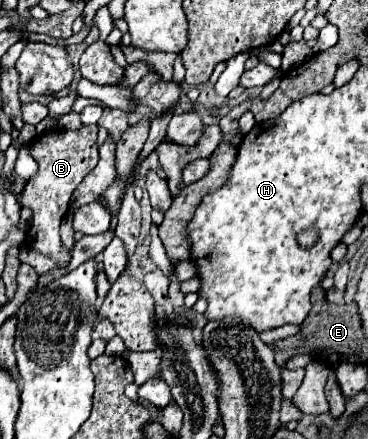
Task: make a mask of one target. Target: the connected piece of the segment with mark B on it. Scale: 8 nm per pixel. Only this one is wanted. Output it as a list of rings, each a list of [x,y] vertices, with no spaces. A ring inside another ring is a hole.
[[[81,126],[79,130],[49,130],[33,138],[29,146],[31,156],[37,160],[39,168],[35,176],[27,182],[23,192],[23,206],[33,208],[33,224],[29,228],[29,244],[41,254],[57,260],[59,264],[67,264],[71,260],[71,252],[61,246],[59,224],[69,210],[69,200],[77,184],[97,166],[97,126]]]

